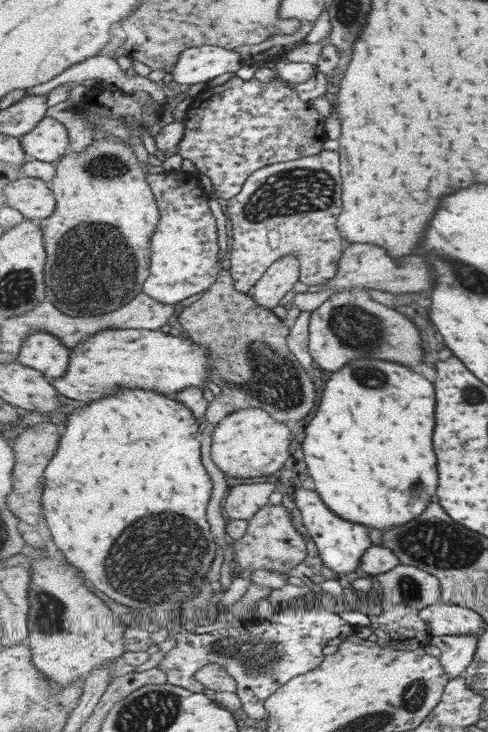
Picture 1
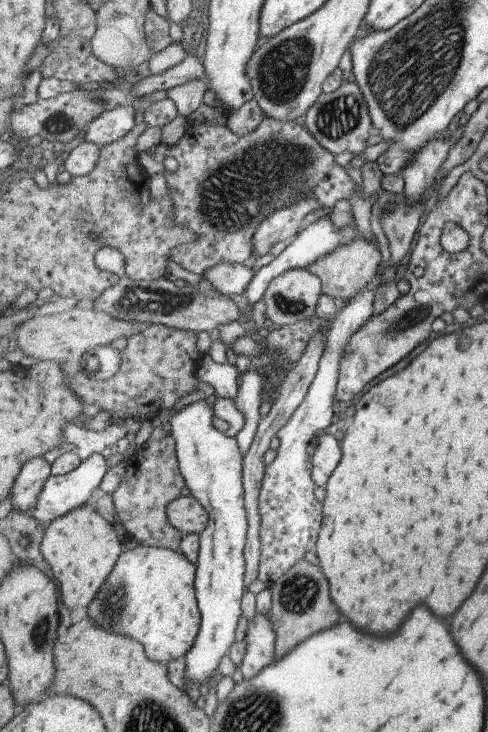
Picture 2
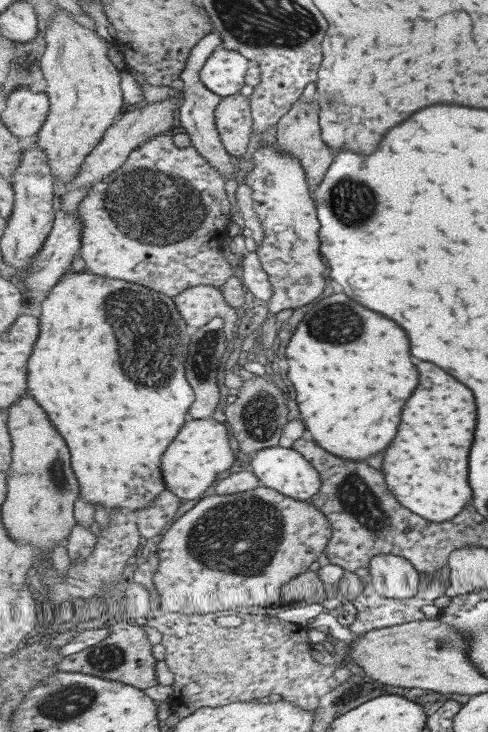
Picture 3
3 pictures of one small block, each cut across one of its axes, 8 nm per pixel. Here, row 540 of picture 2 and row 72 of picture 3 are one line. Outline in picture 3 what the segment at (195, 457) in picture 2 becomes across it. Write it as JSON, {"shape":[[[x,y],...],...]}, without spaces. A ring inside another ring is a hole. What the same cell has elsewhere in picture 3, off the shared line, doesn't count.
{"shape":[[[216,50],[201,69],[200,77],[205,86],[219,96],[237,95],[246,84],[246,76],[253,62],[243,53]]]}

